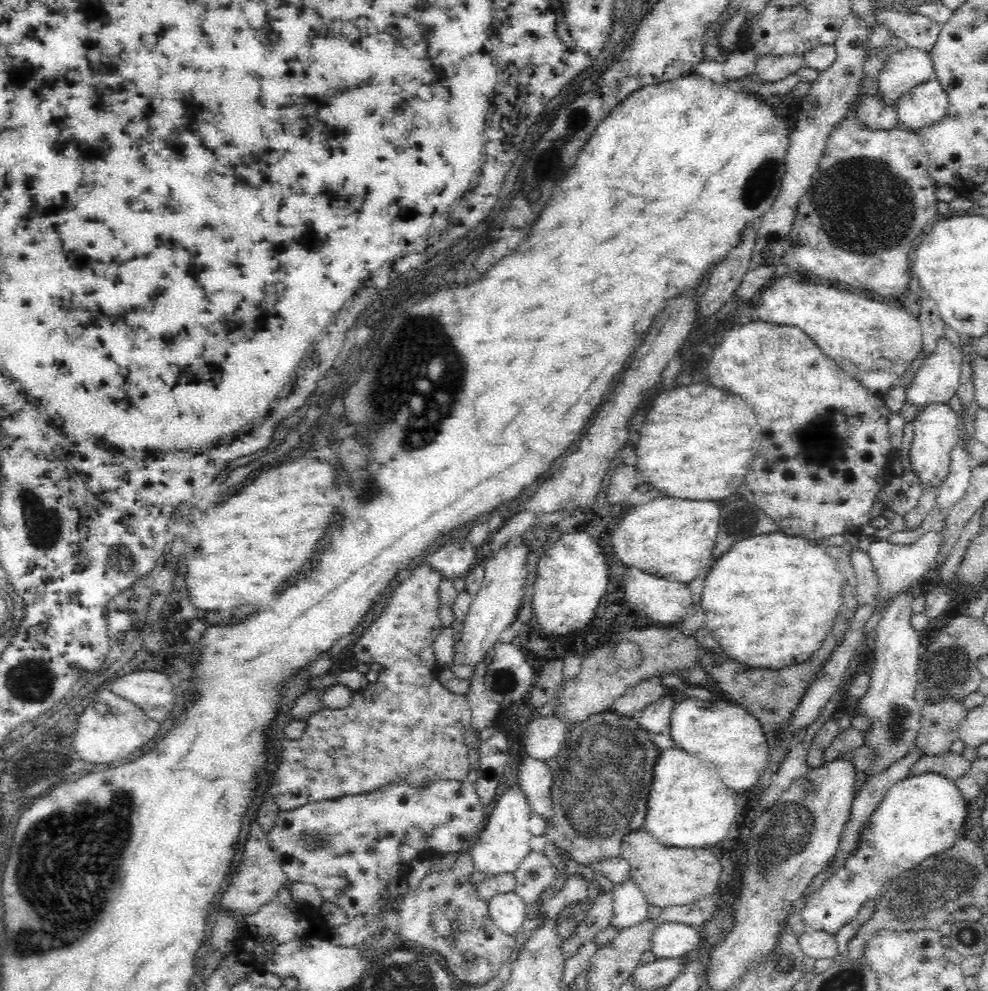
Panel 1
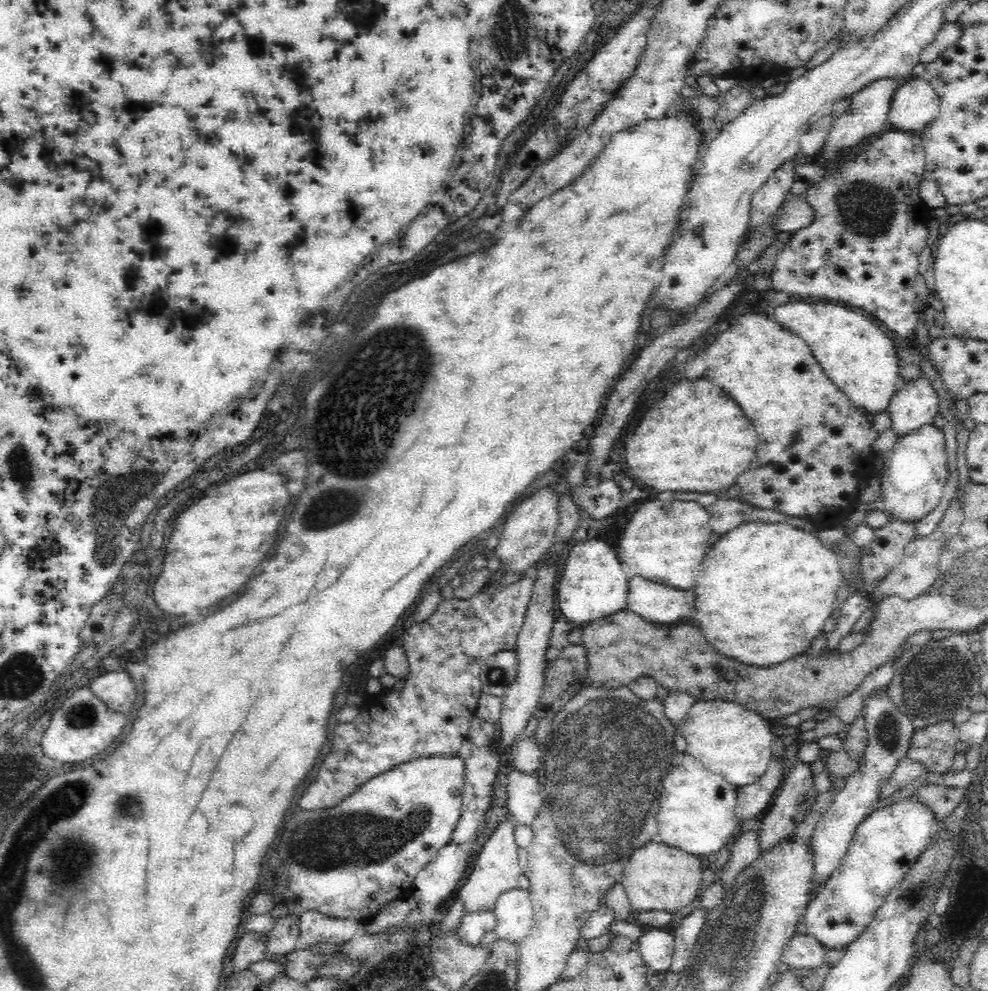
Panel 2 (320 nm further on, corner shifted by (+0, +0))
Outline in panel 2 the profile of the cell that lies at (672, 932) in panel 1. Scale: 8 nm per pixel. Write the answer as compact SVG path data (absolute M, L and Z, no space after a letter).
M653 928L642 933L637 943L640 954L650 970L658 973L668 972L675 948L673 934Z

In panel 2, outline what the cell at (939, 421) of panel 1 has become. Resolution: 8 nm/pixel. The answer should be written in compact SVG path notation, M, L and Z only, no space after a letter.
M933 422L923 424L900 437L883 458L884 466L878 476L881 478L881 496L888 506L886 514L906 521L918 521L930 514L938 506L949 477L942 430Z

